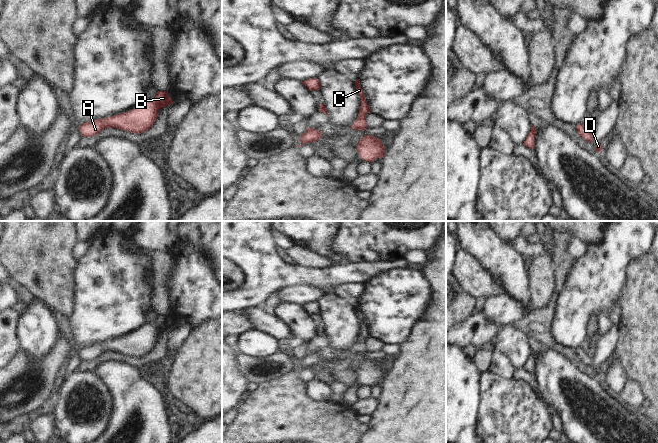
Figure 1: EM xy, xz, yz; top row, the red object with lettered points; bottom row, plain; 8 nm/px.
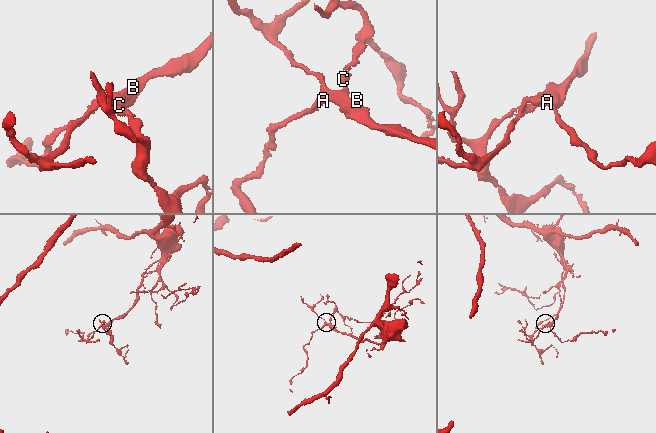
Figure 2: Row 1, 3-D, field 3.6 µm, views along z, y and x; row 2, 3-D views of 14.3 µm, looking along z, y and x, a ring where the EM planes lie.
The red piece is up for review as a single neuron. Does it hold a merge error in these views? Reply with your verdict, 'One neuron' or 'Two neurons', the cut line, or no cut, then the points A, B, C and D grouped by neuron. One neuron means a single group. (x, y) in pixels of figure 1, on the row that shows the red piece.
One neuron. No split. Groups: A B C D

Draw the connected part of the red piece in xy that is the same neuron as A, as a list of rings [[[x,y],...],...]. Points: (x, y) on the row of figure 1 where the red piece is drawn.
[[[158,91],[154,99],[146,100],[136,108],[108,118],[85,122],[79,126],[81,136],[96,136],[106,128],[118,128],[128,132],[141,134],[148,131],[159,116],[159,109],[173,104],[168,91]]]

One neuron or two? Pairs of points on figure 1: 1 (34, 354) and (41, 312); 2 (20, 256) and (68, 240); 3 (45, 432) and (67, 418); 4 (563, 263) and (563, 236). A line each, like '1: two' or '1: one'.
1: one
2: one
3: two
4: one

